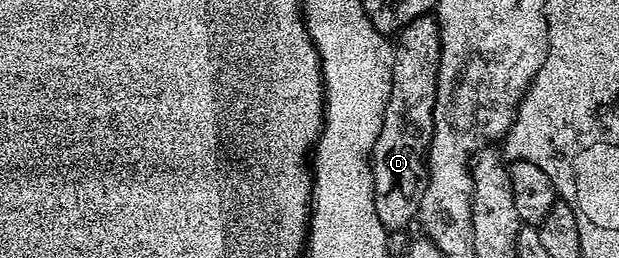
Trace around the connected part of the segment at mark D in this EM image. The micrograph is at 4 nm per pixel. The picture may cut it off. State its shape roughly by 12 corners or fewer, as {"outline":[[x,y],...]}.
{"outline":[[434,17],[393,42],[371,150],[377,216],[419,216],[441,64]]}

